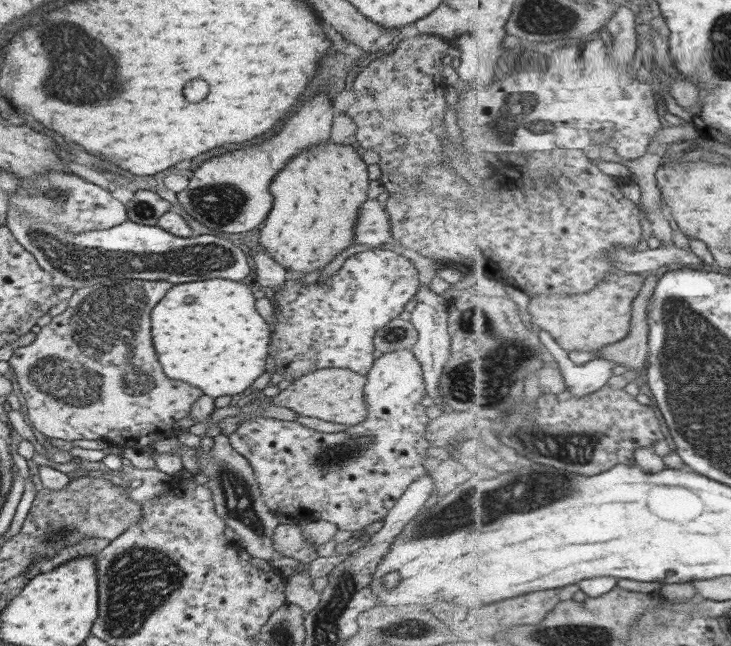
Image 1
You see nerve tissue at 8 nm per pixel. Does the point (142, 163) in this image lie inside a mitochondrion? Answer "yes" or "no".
no

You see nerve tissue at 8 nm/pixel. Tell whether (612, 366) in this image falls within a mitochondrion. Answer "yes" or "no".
no

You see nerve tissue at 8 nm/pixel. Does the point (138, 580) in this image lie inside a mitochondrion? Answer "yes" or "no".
yes

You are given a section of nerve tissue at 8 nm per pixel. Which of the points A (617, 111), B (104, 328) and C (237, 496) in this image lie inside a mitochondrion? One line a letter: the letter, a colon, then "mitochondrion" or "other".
A: other
B: mitochondrion
C: mitochondrion

